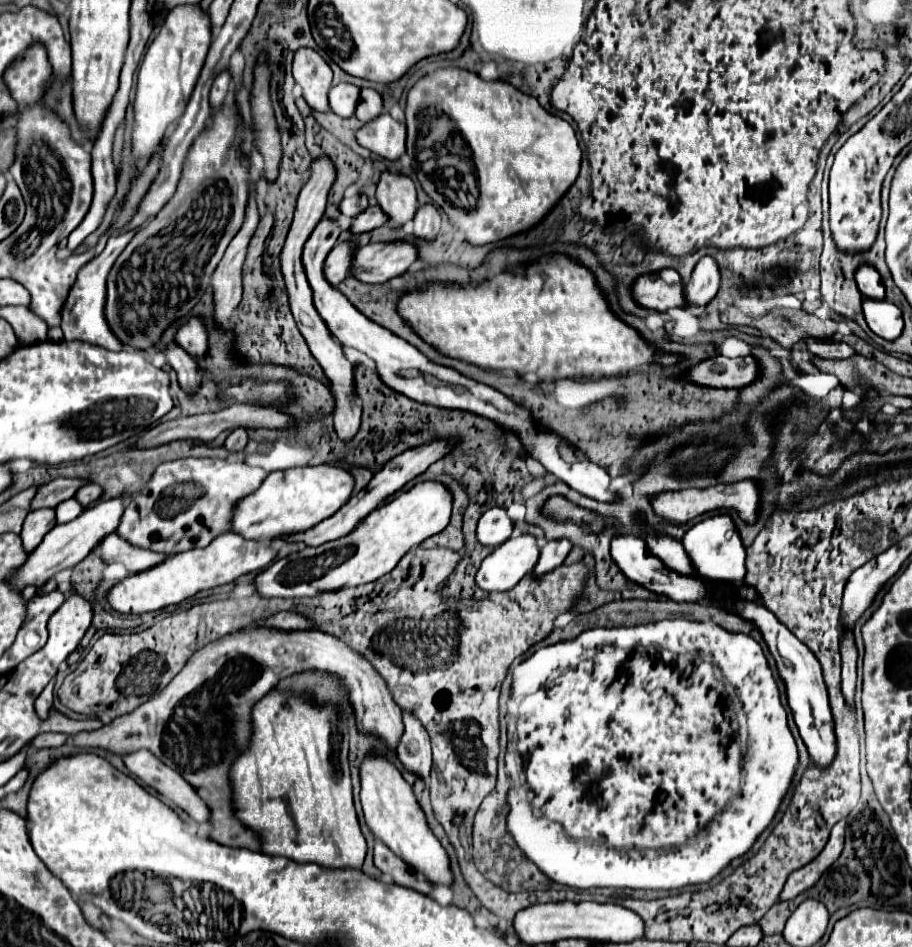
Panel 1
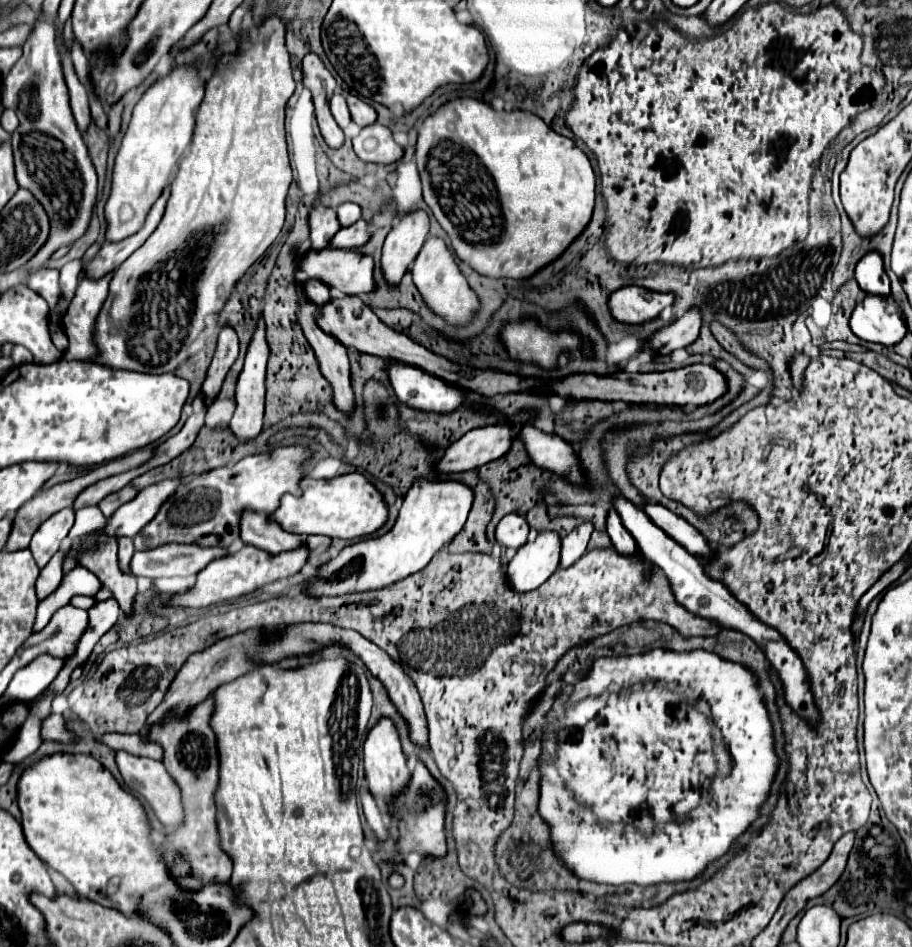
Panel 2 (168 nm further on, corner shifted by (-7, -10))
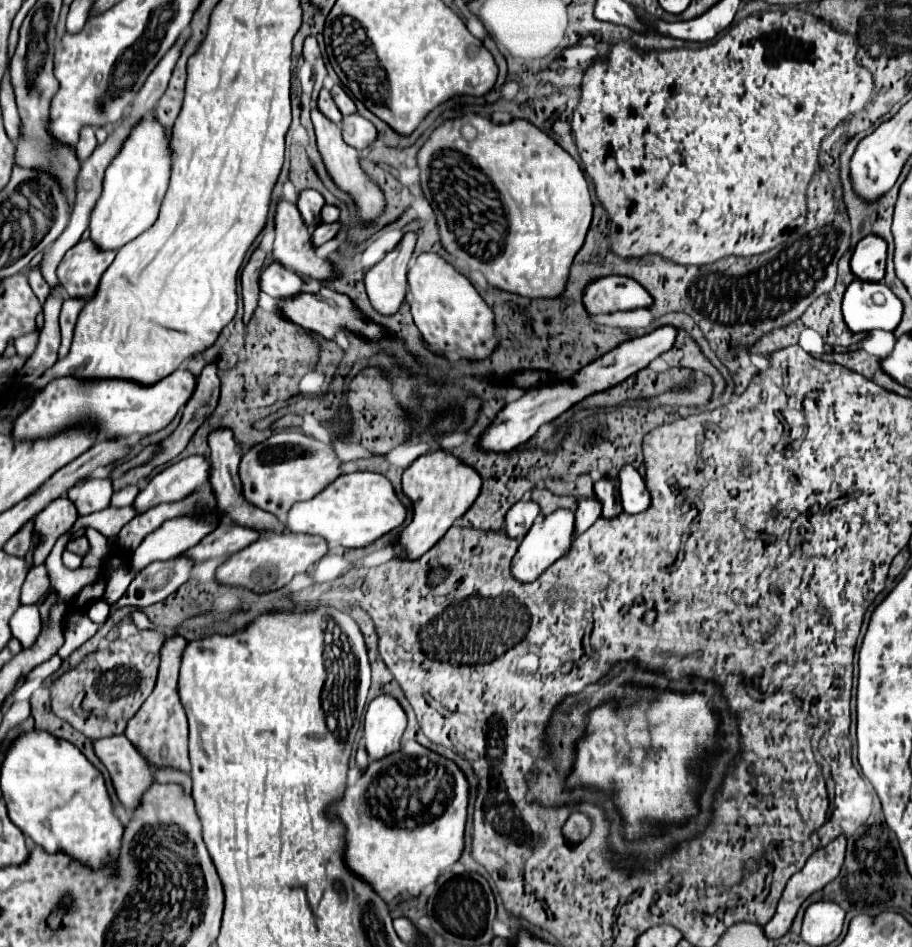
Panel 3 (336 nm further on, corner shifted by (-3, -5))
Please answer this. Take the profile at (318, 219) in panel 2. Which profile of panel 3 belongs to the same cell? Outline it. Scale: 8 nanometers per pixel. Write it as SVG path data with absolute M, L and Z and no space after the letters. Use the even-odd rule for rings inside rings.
M302 190L300 196L298 196L296 206L298 206L298 210L300 210L300 214L302 214L302 218L308 226L314 228L314 226L320 224L318 214L324 206L324 198L316 190Z

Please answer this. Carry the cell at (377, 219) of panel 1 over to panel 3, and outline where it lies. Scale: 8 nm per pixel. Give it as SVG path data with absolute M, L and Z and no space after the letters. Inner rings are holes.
M334 222L334 224L320 224L320 226L312 232L312 244L314 244L314 246L320 246L320 244L332 240L332 238L336 236L336 232L338 232L338 224L336 224L336 222Z

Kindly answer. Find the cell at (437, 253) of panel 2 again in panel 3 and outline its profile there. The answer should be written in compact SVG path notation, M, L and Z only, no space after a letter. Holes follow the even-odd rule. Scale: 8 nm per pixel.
M420 254L408 270L408 304L412 308L414 324L424 342L444 354L458 354L468 360L486 360L498 348L494 332L494 312L476 292L466 276L450 266L438 254Z

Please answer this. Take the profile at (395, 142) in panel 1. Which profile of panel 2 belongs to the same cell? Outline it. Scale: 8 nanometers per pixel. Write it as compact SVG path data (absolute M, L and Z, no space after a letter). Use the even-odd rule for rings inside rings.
M368 125L352 139L356 155L366 163L398 163L404 157L404 147L392 137L392 131L384 125Z

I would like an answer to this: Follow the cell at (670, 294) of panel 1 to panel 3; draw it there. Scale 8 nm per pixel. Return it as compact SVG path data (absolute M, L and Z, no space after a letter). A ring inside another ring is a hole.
M604 276L588 282L582 302L590 314L612 314L652 306L650 294L628 276Z

